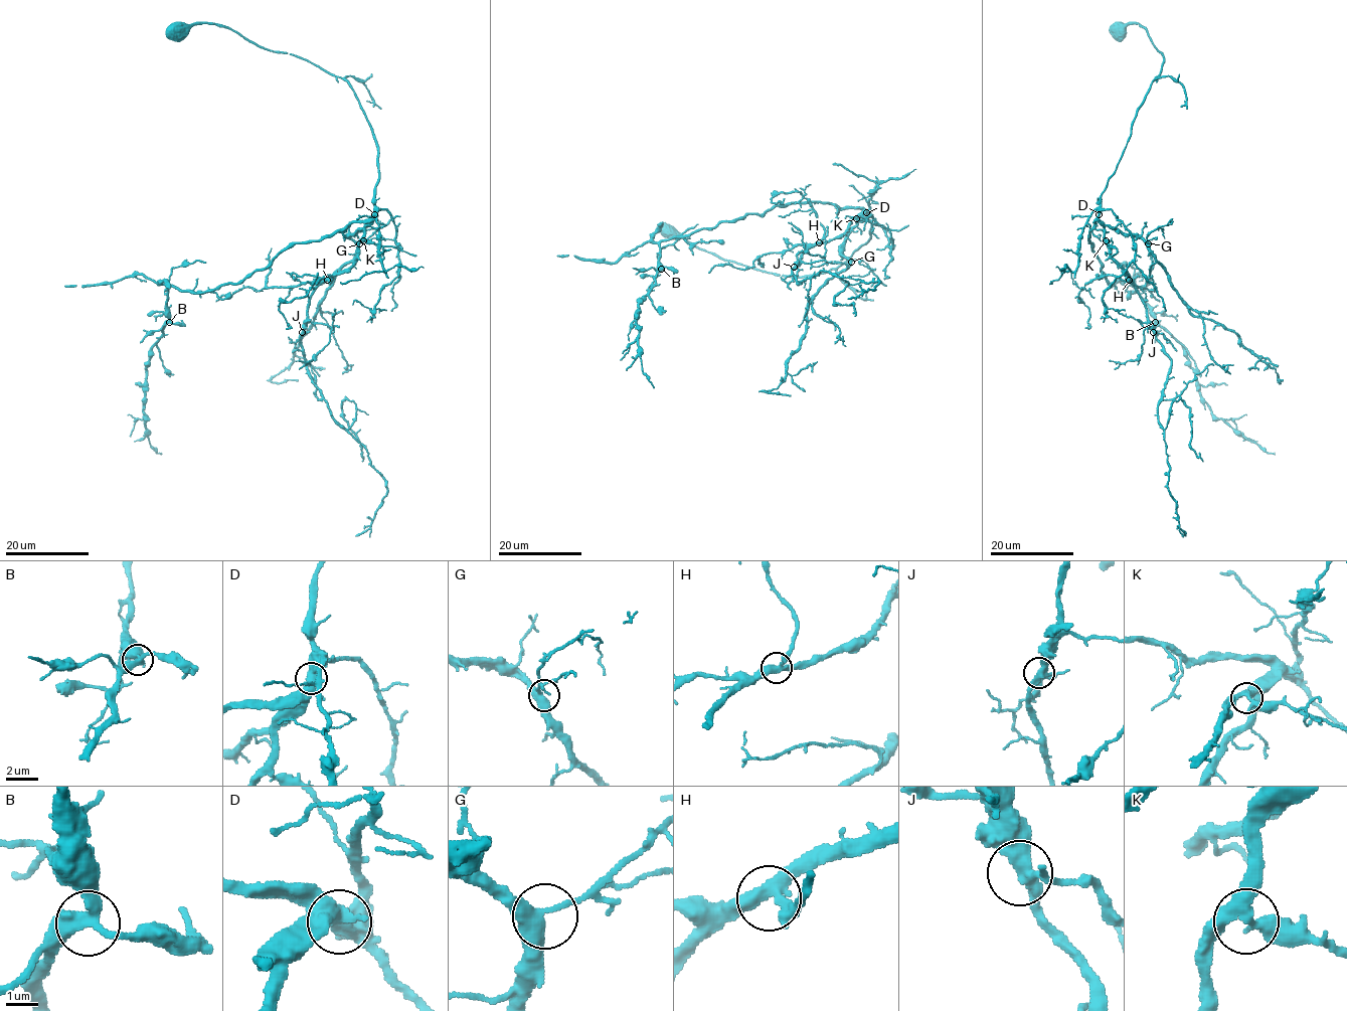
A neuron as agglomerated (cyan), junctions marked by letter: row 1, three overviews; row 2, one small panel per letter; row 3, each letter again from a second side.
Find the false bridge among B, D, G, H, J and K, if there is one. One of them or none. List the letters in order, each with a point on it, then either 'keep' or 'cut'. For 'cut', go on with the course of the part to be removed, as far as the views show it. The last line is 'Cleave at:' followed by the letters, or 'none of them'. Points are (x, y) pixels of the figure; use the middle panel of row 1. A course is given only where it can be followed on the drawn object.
B: (661, 269) | keep
D: (866, 212) | keep
G: (851, 262) | keep
H: (819, 242) | keep
J: (794, 267) | keep
K: (856, 218) | keep
Cleave at: none of them

